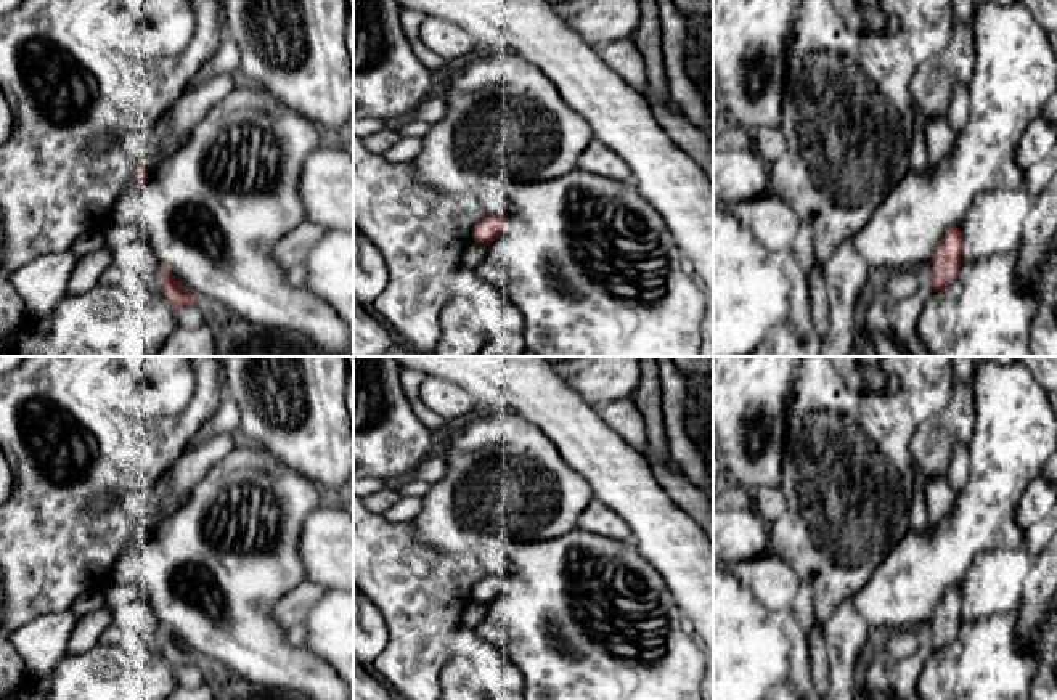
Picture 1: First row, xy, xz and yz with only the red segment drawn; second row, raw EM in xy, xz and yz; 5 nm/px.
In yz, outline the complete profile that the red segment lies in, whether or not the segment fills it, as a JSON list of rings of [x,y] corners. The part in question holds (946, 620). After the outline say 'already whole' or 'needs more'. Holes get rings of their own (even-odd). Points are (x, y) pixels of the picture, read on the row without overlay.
[[[951,588],[938,602],[932,618],[930,631],[933,652],[946,647],[956,639],[962,625],[961,612],[962,591],[959,588]]]; already whole

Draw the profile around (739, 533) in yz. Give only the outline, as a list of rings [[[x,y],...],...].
[[[747,501],[713,506],[713,564],[731,567],[771,552],[766,522]]]

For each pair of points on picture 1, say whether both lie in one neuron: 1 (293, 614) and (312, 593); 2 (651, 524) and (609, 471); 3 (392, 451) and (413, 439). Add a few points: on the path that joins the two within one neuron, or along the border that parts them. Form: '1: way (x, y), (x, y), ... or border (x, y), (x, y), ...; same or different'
1: way (296, 609), (307, 598); same
2: way (648, 511), (622, 484); same
3: way (397, 447), (402, 442), (408, 442); same

